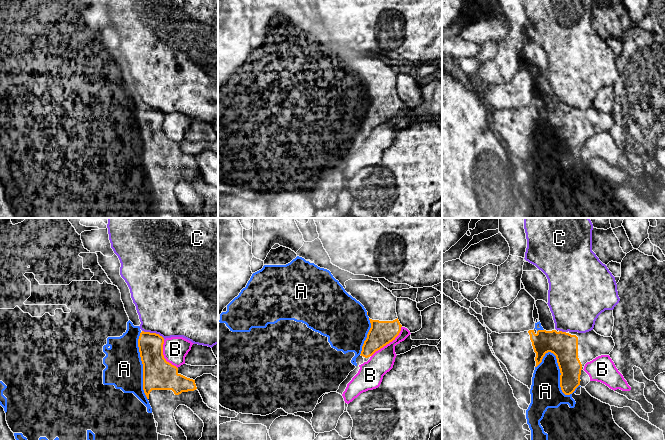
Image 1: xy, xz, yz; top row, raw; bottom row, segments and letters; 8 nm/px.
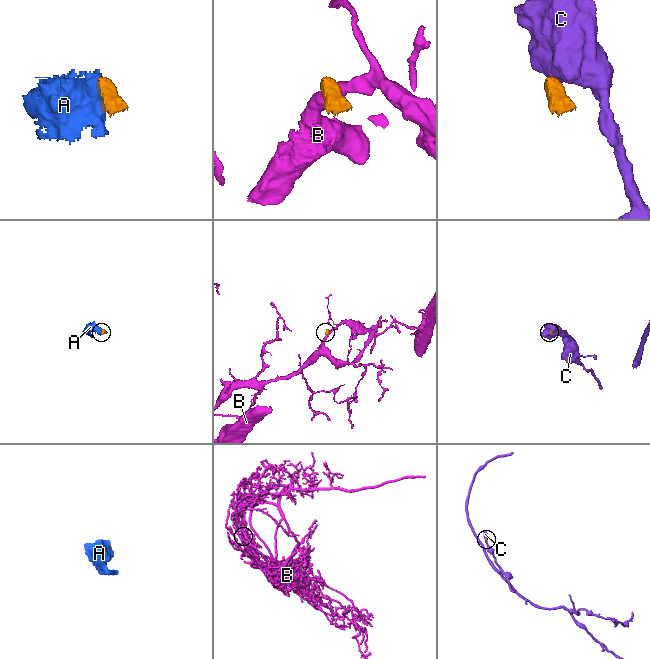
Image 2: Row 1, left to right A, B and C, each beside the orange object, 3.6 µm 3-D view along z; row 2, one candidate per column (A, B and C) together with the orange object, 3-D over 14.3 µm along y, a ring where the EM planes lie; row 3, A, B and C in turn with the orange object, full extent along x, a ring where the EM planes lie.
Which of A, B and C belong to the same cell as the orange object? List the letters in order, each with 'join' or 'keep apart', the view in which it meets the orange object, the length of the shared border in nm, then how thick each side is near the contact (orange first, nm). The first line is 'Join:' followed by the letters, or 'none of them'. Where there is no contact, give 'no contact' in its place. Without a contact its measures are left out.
Join: none of them
A: keep apart | yz | 400 nm | 220/240 nm
B: keep apart | xz | 340 nm | 200/190 nm
C: keep apart | xy | 200 nm | 190/480 nm

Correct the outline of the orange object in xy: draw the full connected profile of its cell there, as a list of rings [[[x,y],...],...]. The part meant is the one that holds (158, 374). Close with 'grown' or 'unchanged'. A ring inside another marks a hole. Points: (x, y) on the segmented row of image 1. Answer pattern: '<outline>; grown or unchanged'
[[[140,333],[138,347],[141,361],[143,364],[143,390],[152,408],[155,421],[158,423],[157,433],[170,436],[173,440],[187,440],[184,431],[177,425],[174,412],[179,405],[185,405],[190,408],[204,423],[202,437],[199,440],[218,440],[218,411],[213,410],[203,402],[203,399],[197,390],[195,380],[187,378],[178,373],[178,368],[167,362],[163,355],[164,338],[156,333]]]; grown

